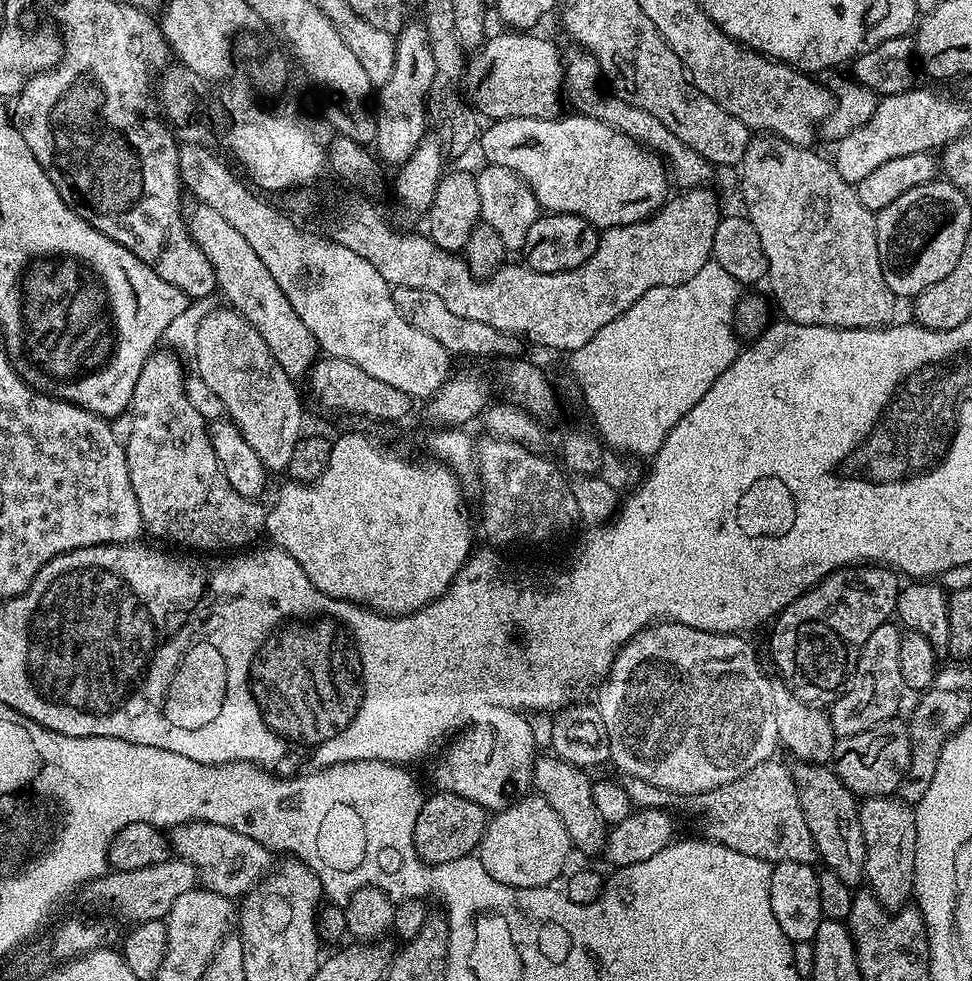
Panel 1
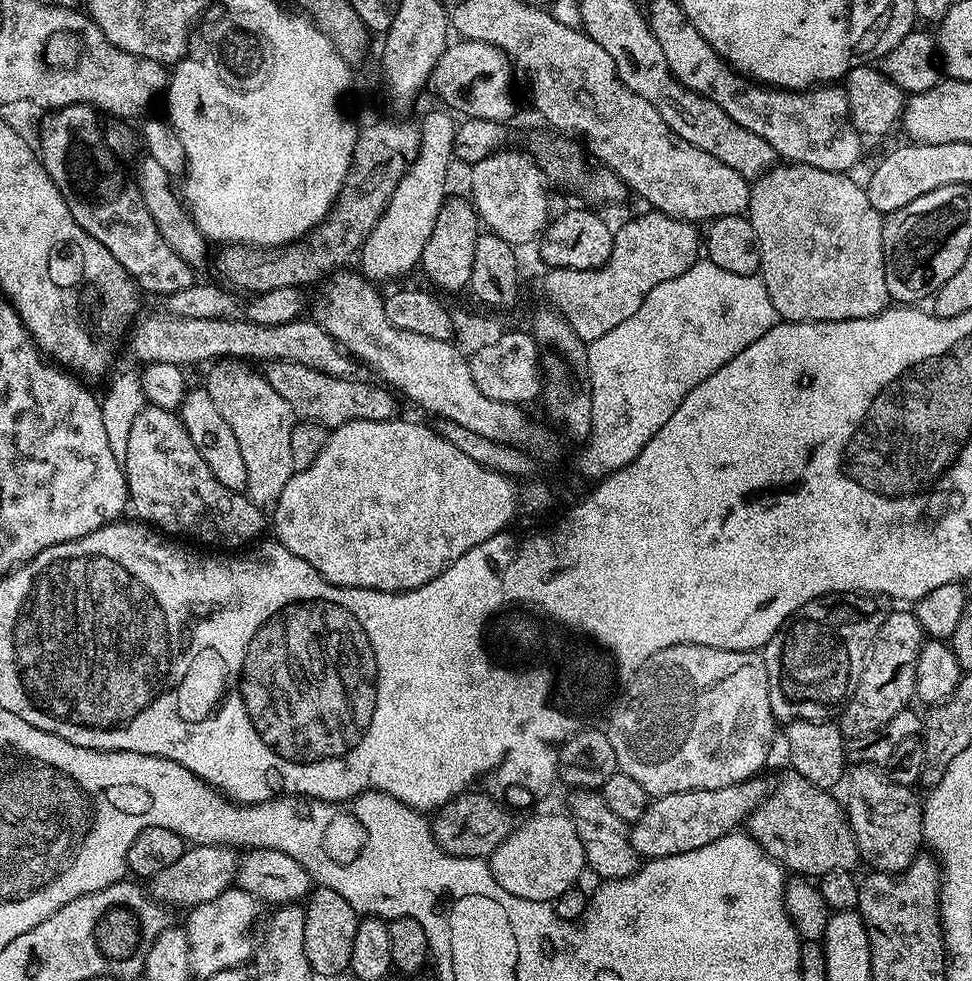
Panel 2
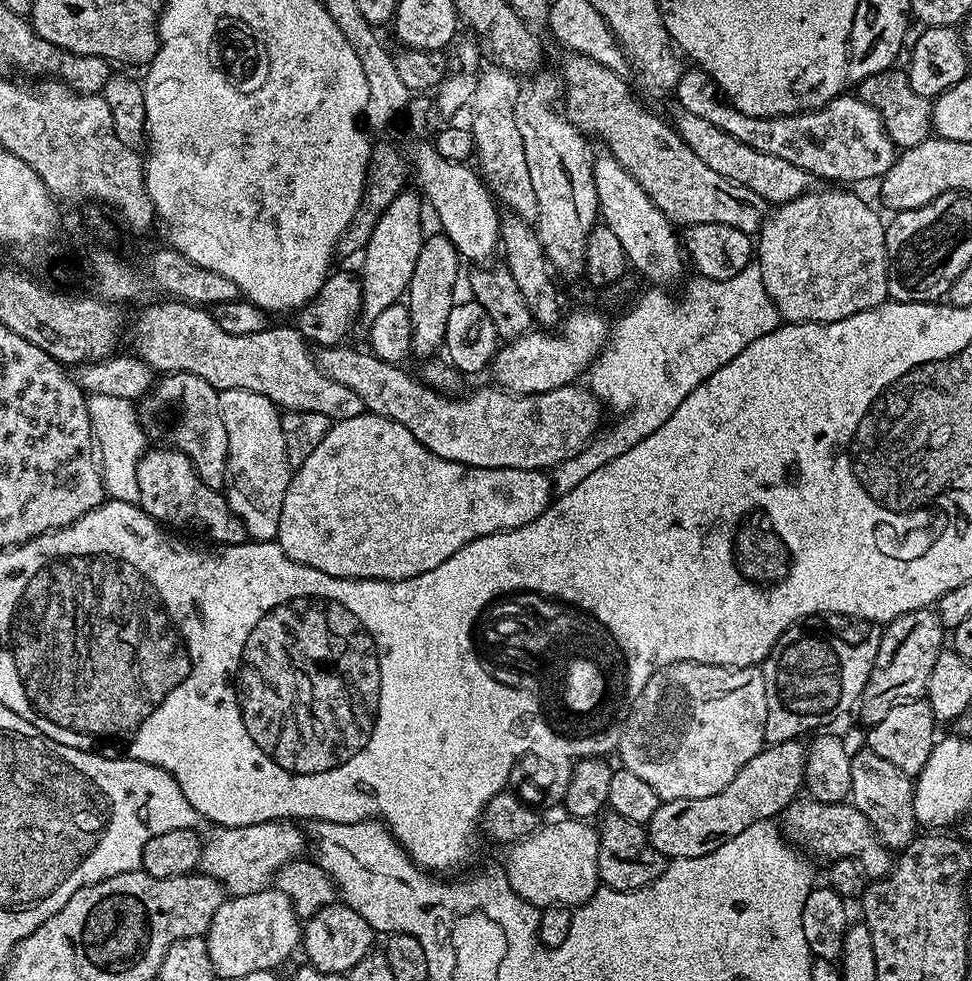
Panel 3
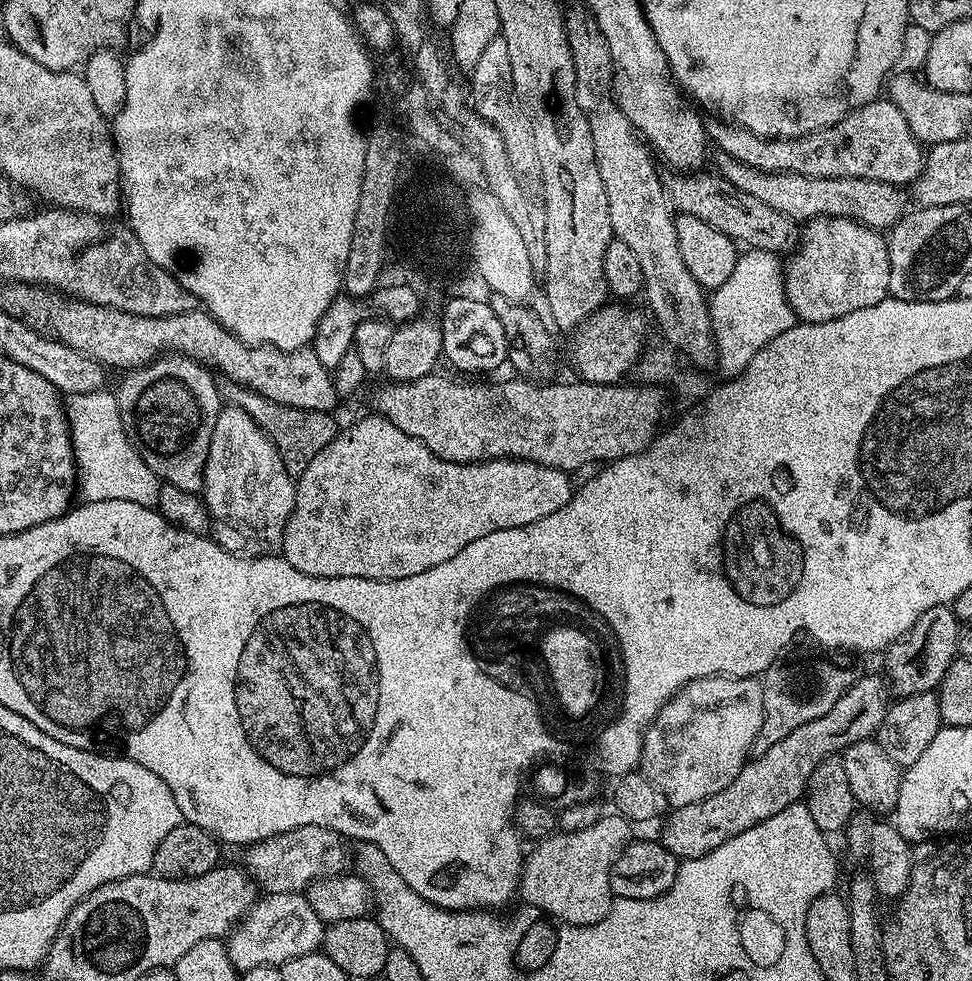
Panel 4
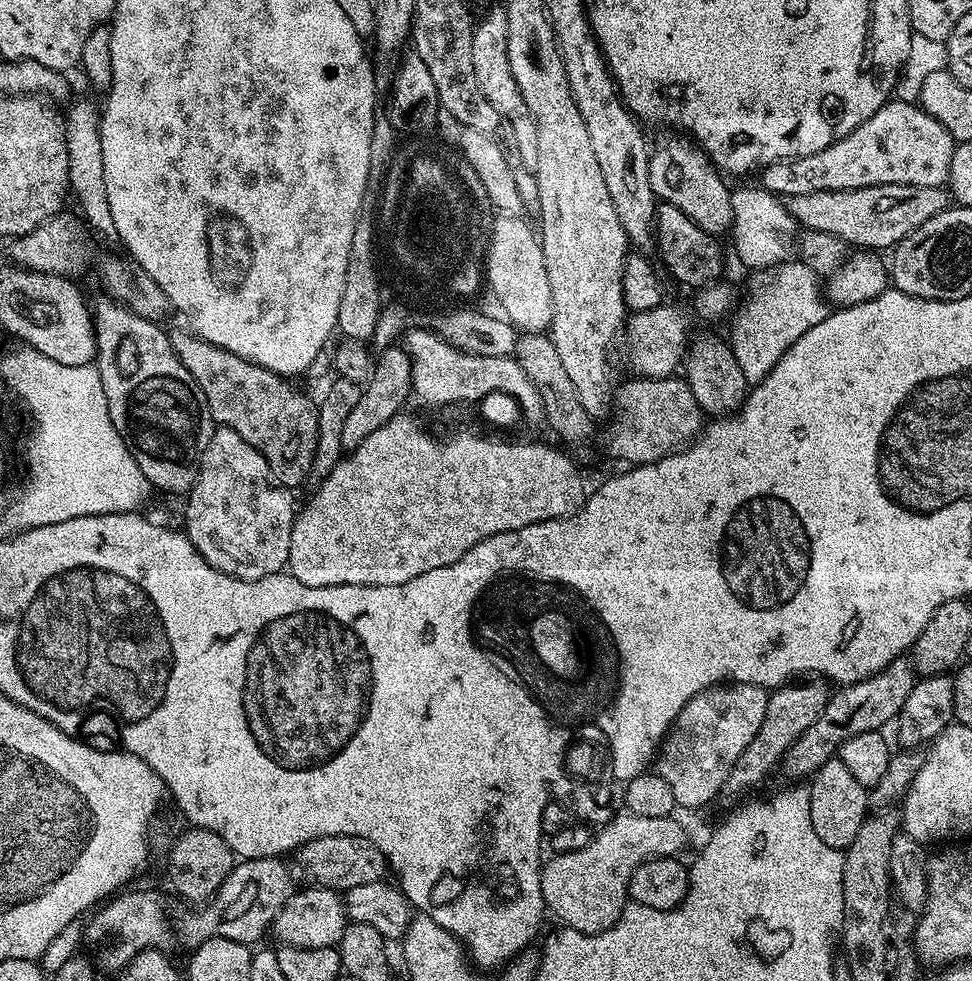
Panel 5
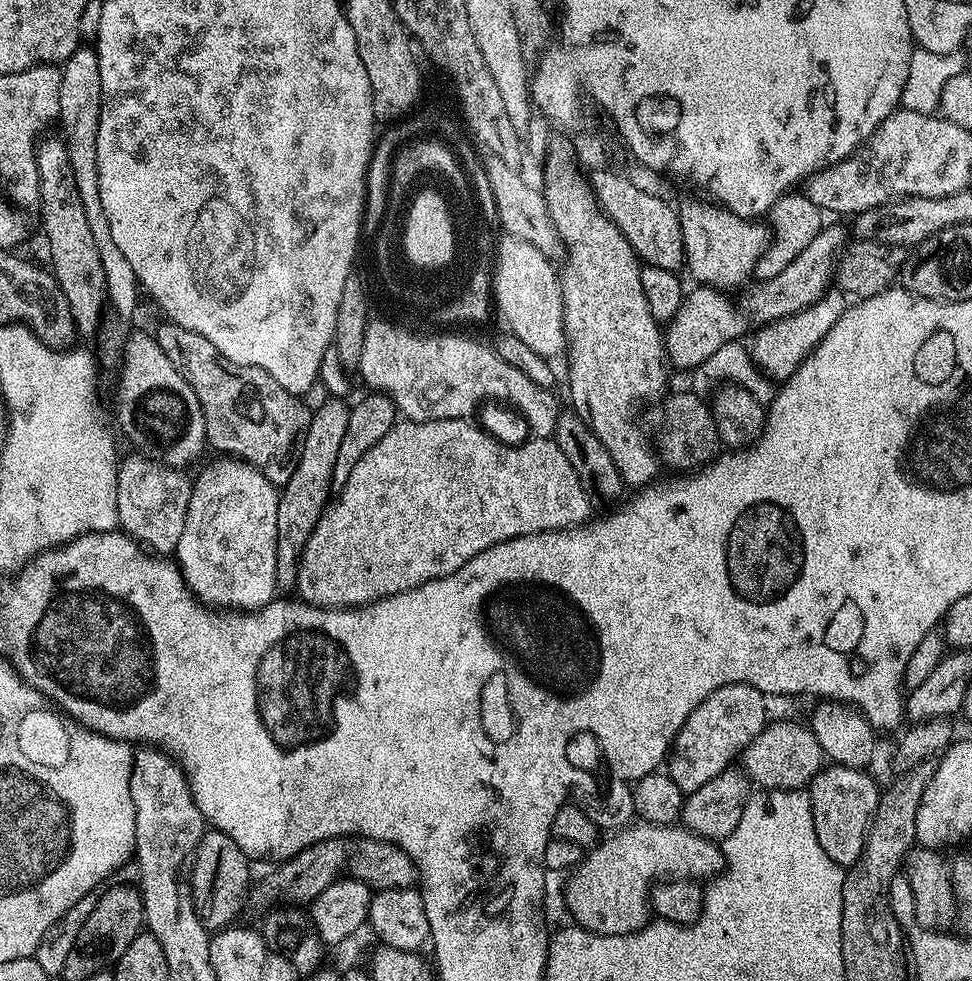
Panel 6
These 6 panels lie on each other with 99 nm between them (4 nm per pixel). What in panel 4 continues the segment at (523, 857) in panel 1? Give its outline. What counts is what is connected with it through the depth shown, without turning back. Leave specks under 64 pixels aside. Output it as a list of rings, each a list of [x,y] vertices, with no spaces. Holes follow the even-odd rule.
[[[601,816],[594,826],[586,826],[586,830],[574,832],[557,831],[545,840],[539,841],[536,848],[527,853],[524,862],[524,872],[520,876],[519,899],[541,908],[553,921],[561,925],[569,924],[597,924],[606,918],[612,909],[614,897],[612,894],[612,867],[618,857],[623,854],[624,848],[633,839],[633,825],[623,816]]]

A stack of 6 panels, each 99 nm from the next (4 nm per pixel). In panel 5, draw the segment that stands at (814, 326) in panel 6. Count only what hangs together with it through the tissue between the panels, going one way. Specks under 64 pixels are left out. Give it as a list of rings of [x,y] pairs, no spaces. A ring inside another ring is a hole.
[[[788,258],[775,267],[753,271],[750,277],[752,281],[748,284],[748,292],[752,297],[744,309],[741,307],[731,317],[730,347],[749,385],[755,386],[766,378],[766,374],[770,374],[782,354],[786,354],[786,350],[794,346],[802,334],[806,334],[806,330],[827,318],[830,304],[816,273],[799,258]]]

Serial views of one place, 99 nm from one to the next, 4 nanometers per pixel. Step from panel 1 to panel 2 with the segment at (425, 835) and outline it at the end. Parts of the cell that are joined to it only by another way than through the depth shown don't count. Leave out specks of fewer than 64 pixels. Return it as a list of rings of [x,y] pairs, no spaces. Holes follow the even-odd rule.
[[[471,790],[455,796],[431,817],[436,845],[448,856],[487,858],[512,833],[514,821],[495,795]]]

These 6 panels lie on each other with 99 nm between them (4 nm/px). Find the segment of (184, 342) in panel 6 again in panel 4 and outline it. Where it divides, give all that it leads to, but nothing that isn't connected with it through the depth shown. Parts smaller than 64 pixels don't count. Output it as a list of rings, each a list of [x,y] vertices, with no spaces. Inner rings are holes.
[[[225,383],[222,396],[233,408],[246,410],[250,418],[274,442],[286,470],[293,478],[298,478],[314,462],[318,450],[326,450],[326,446],[336,436],[338,425],[332,412],[319,412],[318,410],[298,410],[294,406],[282,406],[278,402],[270,402],[265,396],[243,388],[241,384]]]

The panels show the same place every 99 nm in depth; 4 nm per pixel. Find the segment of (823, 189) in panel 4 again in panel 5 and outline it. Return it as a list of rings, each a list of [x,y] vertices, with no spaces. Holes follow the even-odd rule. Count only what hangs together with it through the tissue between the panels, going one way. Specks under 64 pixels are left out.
[[[883,184],[854,190],[798,194],[787,197],[786,205],[801,229],[825,232],[860,250],[892,250],[911,232],[918,230],[922,222],[930,222],[934,214],[946,210],[950,206],[950,196],[943,187]]]

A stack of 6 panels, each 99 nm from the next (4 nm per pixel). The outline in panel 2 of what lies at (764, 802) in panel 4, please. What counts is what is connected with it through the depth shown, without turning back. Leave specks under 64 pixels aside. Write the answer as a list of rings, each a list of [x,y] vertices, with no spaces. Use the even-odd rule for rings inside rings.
[[[757,774],[741,784],[718,790],[690,790],[653,799],[642,818],[630,826],[636,855],[645,861],[666,858],[686,850],[698,850],[698,846],[710,846],[710,842],[718,842],[718,838],[737,831],[768,796],[770,784],[762,777]]]

